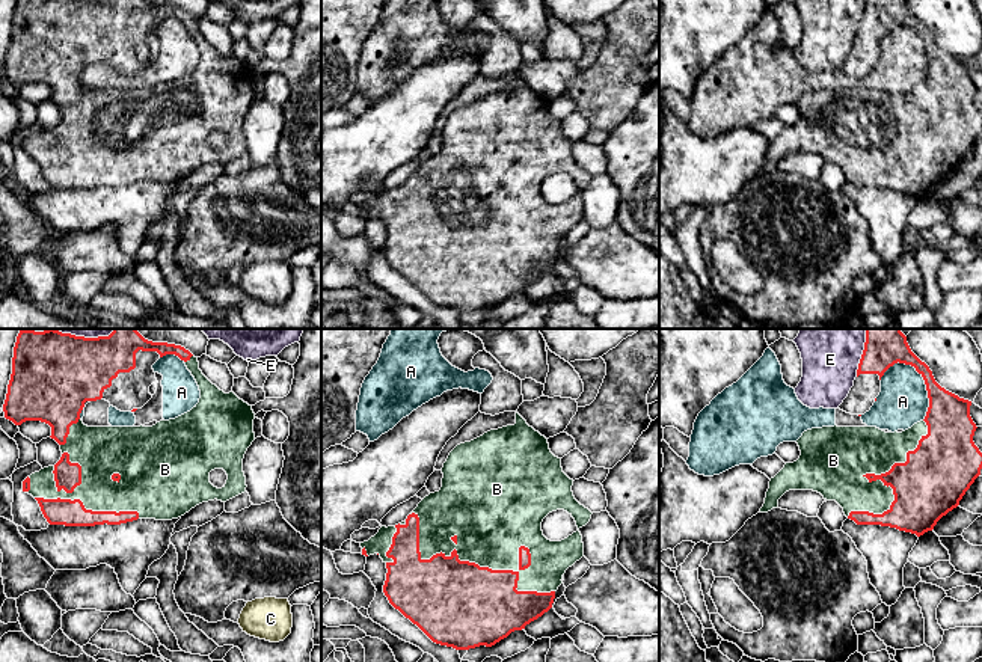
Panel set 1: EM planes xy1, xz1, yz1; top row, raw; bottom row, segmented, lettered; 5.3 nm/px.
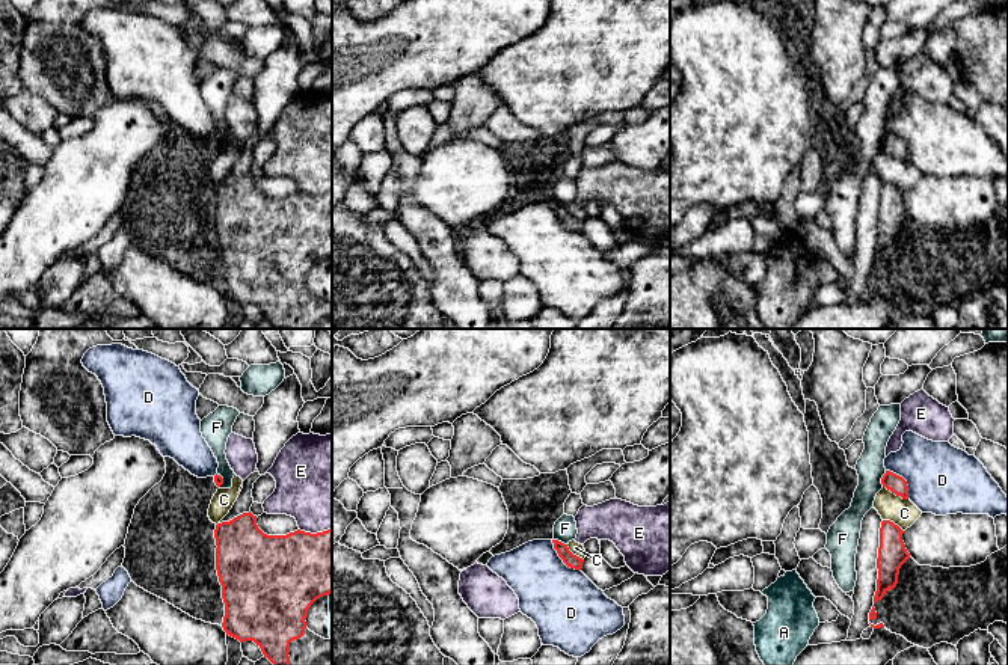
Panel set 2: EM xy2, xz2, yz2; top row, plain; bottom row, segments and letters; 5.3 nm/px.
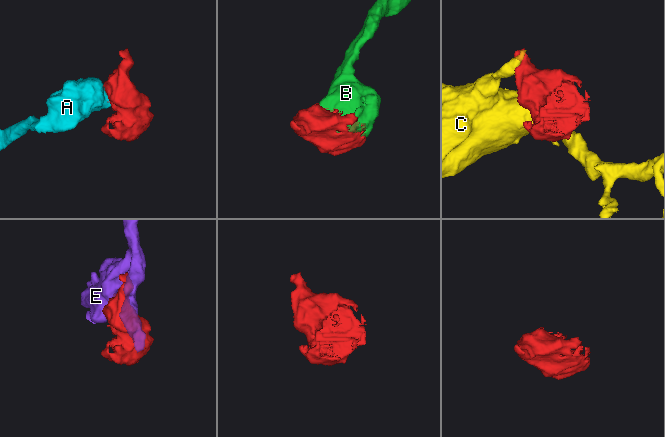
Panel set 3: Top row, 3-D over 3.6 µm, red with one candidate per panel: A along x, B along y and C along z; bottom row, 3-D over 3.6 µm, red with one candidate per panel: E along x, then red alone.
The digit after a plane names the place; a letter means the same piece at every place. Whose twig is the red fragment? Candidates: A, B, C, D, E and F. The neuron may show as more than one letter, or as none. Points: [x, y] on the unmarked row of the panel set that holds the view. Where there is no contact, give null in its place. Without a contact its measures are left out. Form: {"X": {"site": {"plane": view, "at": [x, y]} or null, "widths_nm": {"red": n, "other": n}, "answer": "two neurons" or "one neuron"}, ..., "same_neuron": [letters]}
{"A": {"site": {"plane": "yz1", "at": [926, 49]}, "widths_nm": {"red": 240, "other": 260}, "answer": "two neurons"}, "B": {"site": {"plane": "xz1", "at": [471, 225]}, "widths_nm": {"red": 460, "other": 400}, "answer": "one neuron"}, "C": {"site": {"plane": "yz2", "at": [895, 156]}, "widths_nm": {"red": 100, "other": 150}, "answer": "two neurons"}, "D": {"site": {"plane": "xz2", "at": [562, 220]}, "widths_nm": {"red": 70, "other": 380}, "answer": "two neurons"}, "E": {"site": {"plane": "yz1", "at": [862, 20]}, "widths_nm": {"red": 180, "other": 300}, "answer": "two neurons"}, "F": {"site": {"plane": "yz2", "at": [882, 140]}, "widths_nm": {"red": 100, "other": 150}, "answer": "two neurons"}, "same_neuron": ["B"]}

